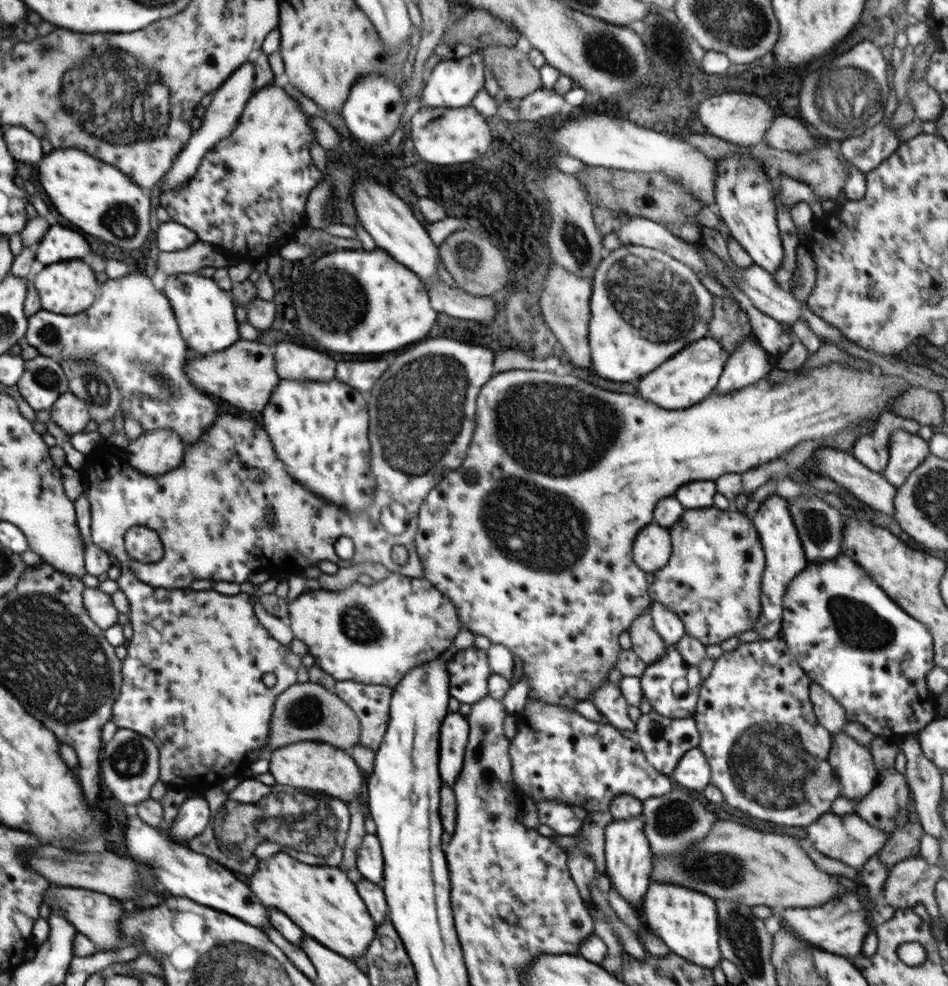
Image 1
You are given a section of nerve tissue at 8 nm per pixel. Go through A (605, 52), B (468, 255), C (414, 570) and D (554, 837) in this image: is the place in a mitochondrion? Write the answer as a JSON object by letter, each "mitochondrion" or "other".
{"A":"mitochondrion","B":"mitochondrion","C":"other","D":"other"}

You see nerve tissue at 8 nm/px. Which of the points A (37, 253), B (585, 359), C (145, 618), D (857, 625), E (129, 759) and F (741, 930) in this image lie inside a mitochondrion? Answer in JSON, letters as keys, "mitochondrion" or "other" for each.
{"A":"other","B":"other","C":"other","D":"mitochondrion","E":"mitochondrion","F":"mitochondrion"}

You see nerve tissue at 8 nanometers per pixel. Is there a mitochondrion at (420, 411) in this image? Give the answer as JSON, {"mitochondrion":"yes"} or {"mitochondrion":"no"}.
{"mitochondrion":"yes"}

